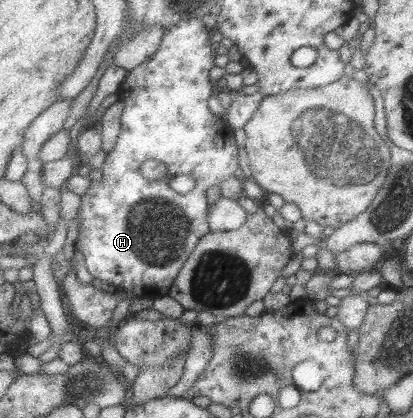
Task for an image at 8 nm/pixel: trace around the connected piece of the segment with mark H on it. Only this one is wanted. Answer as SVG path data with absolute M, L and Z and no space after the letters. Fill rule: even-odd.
M193 18L167 26L165 31L163 44L155 57L128 72L121 85L118 97L126 105L122 115L122 132L117 146L101 166L103 177L99 181L93 180L81 196L79 235L75 245L85 256L88 270L94 277L107 281L112 289L133 292L137 298L152 300L169 296L174 281L198 243L212 232L207 191L213 185L221 185L227 177L245 180L239 167L239 145L233 128L223 115L215 115L207 105L207 101L218 92L216 83L209 79L209 71L216 67L217 51L211 47L216 37L215 29L207 29L202 18ZM149 160L159 160L168 165L165 179L153 181L142 172L142 165ZM181 174L191 175L197 180L195 191L181 195L168 186L169 178Z

